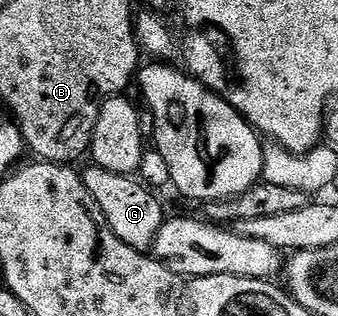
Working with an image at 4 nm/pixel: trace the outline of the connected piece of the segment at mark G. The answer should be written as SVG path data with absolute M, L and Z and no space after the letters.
M95 164L89 165L88 171L83 171L82 177L90 196L102 208L102 216L106 224L130 248L141 252L151 251L156 242L158 232L162 229L166 221L164 206L130 174L119 174L118 172L106 172L106 168Z

